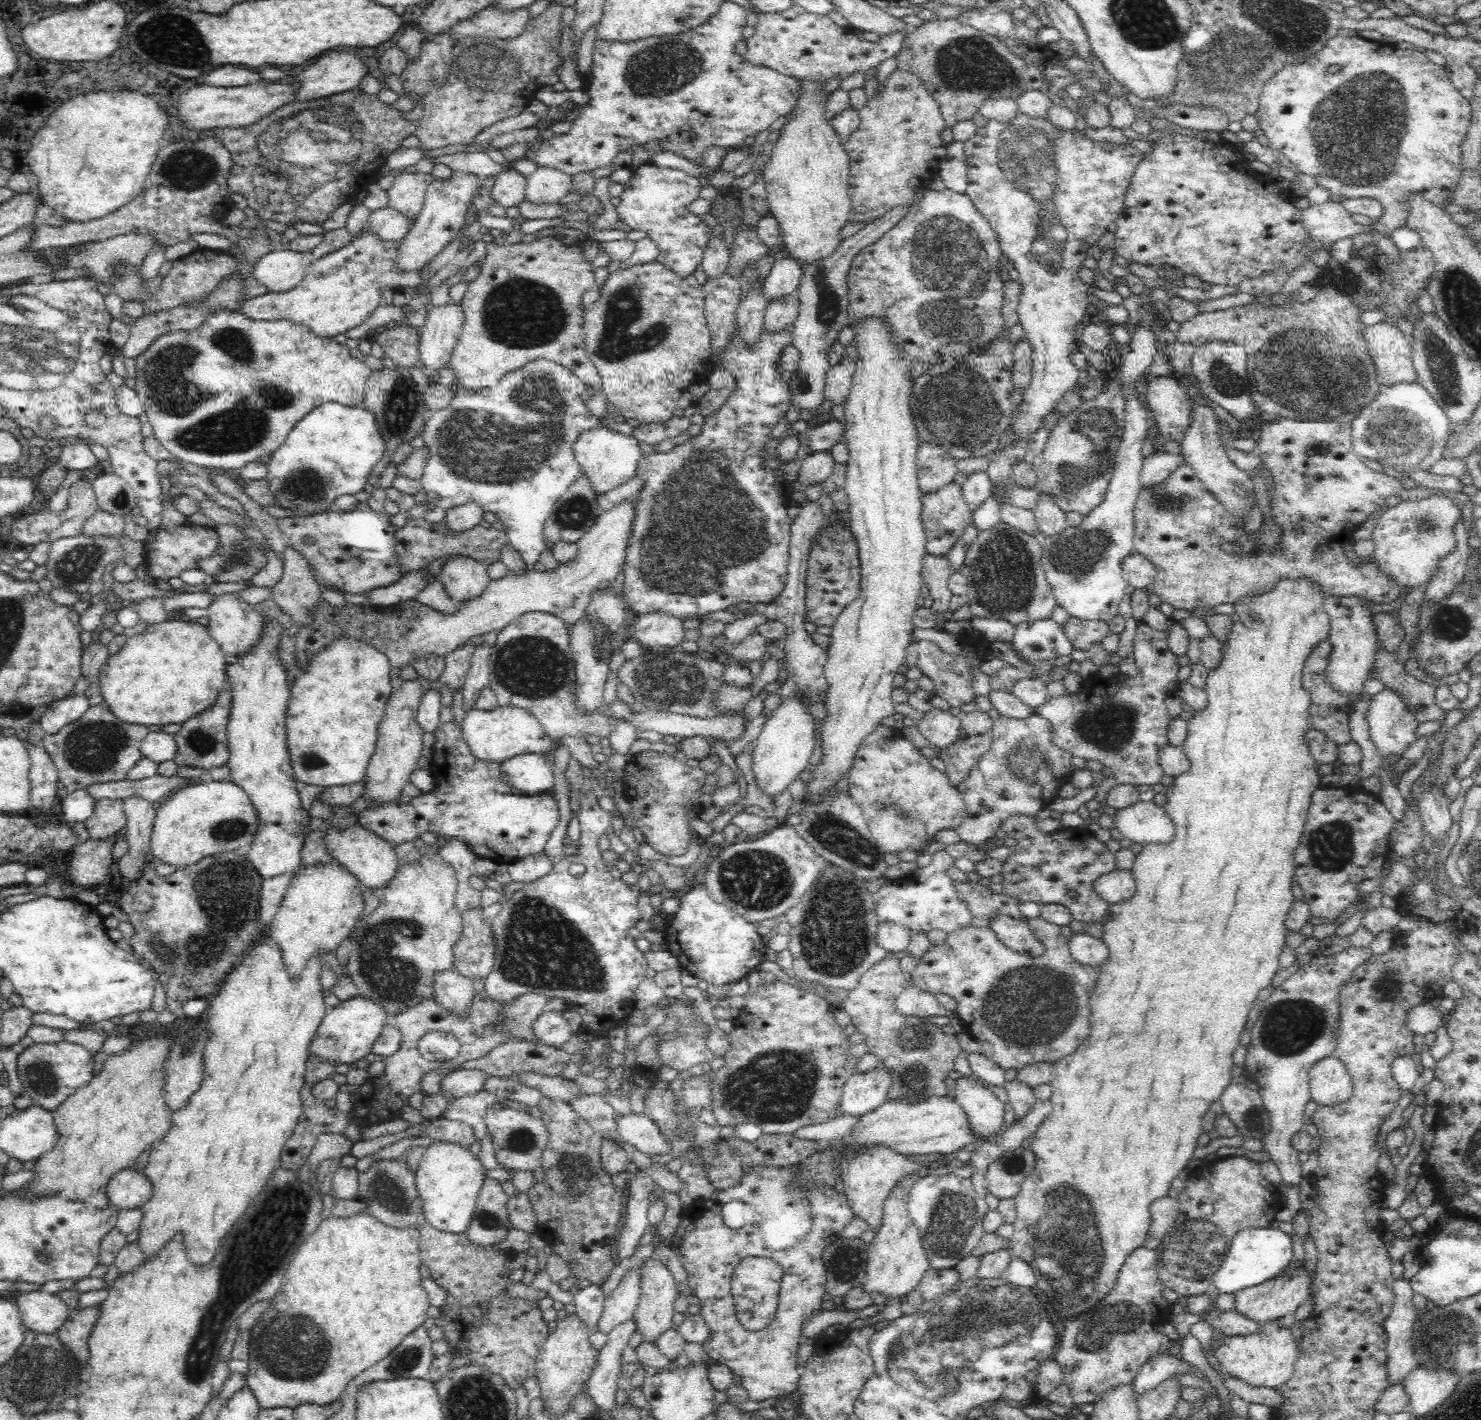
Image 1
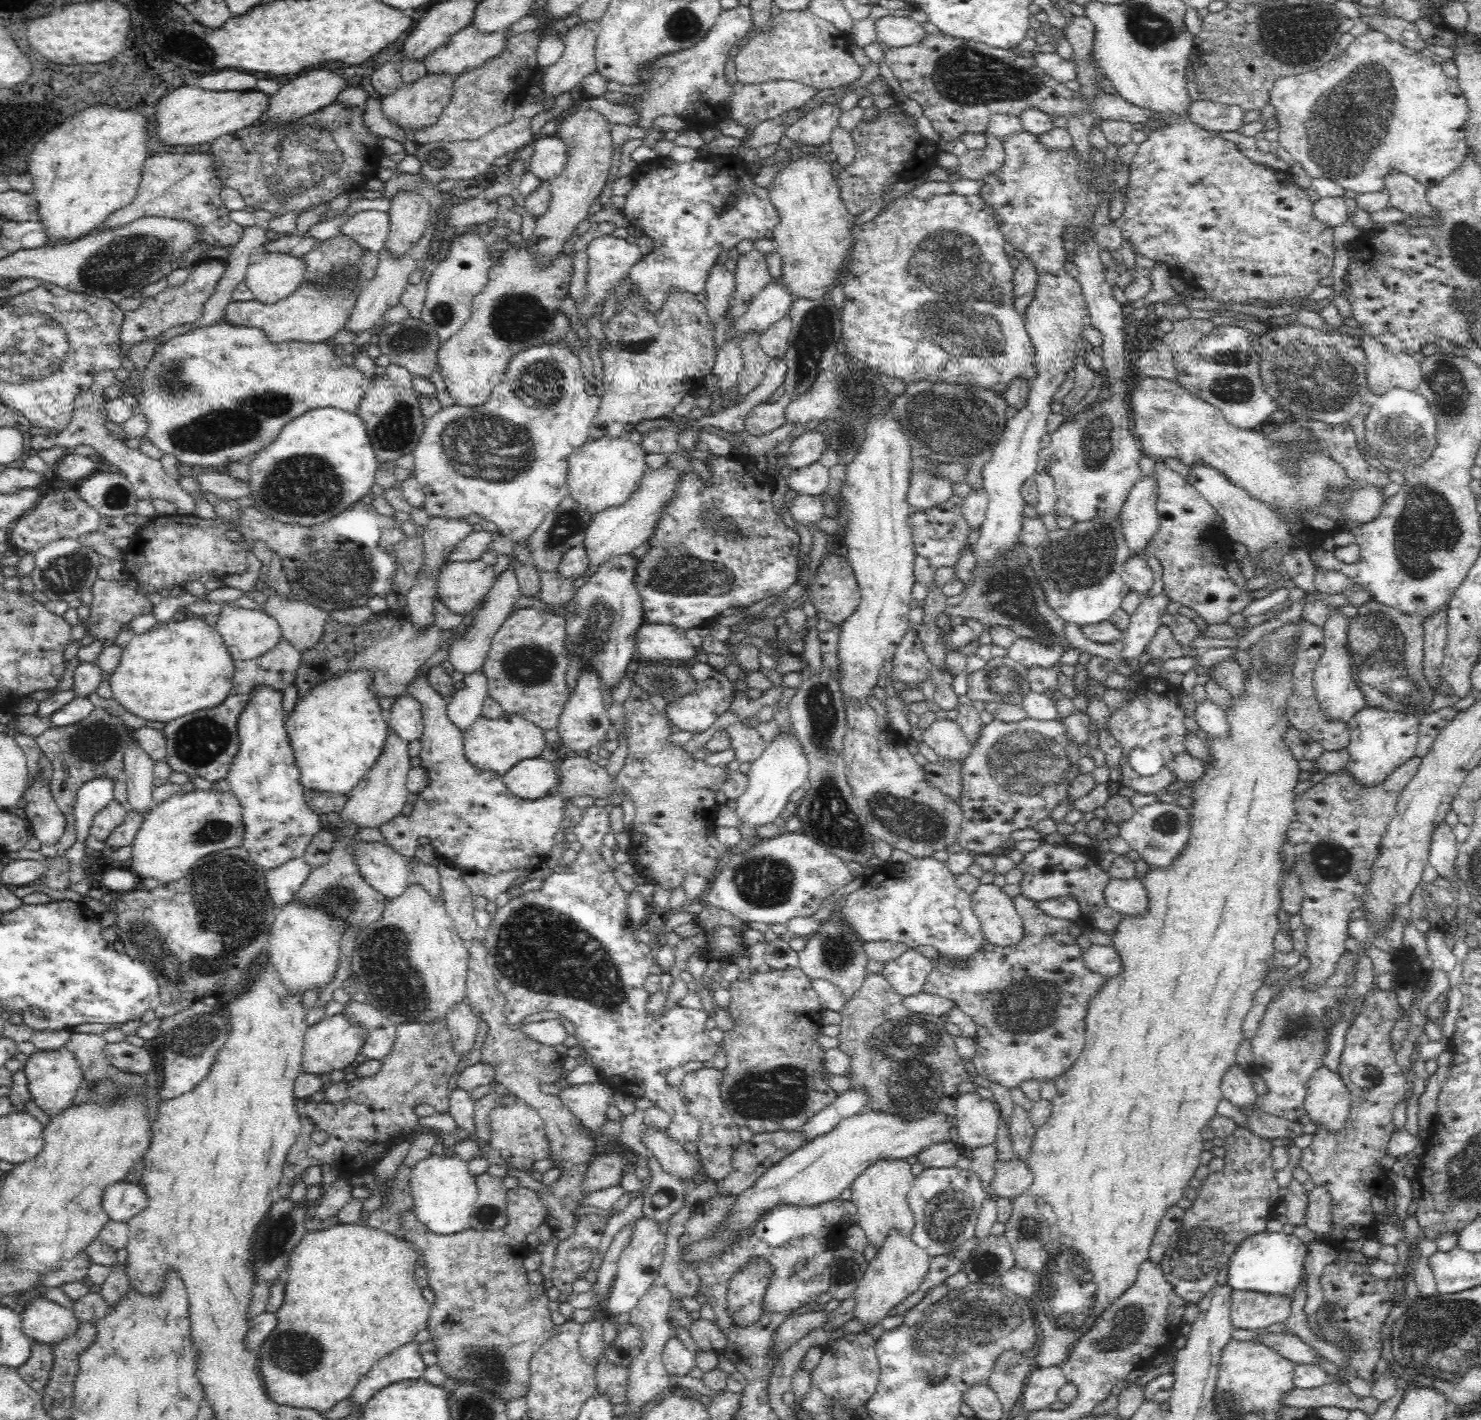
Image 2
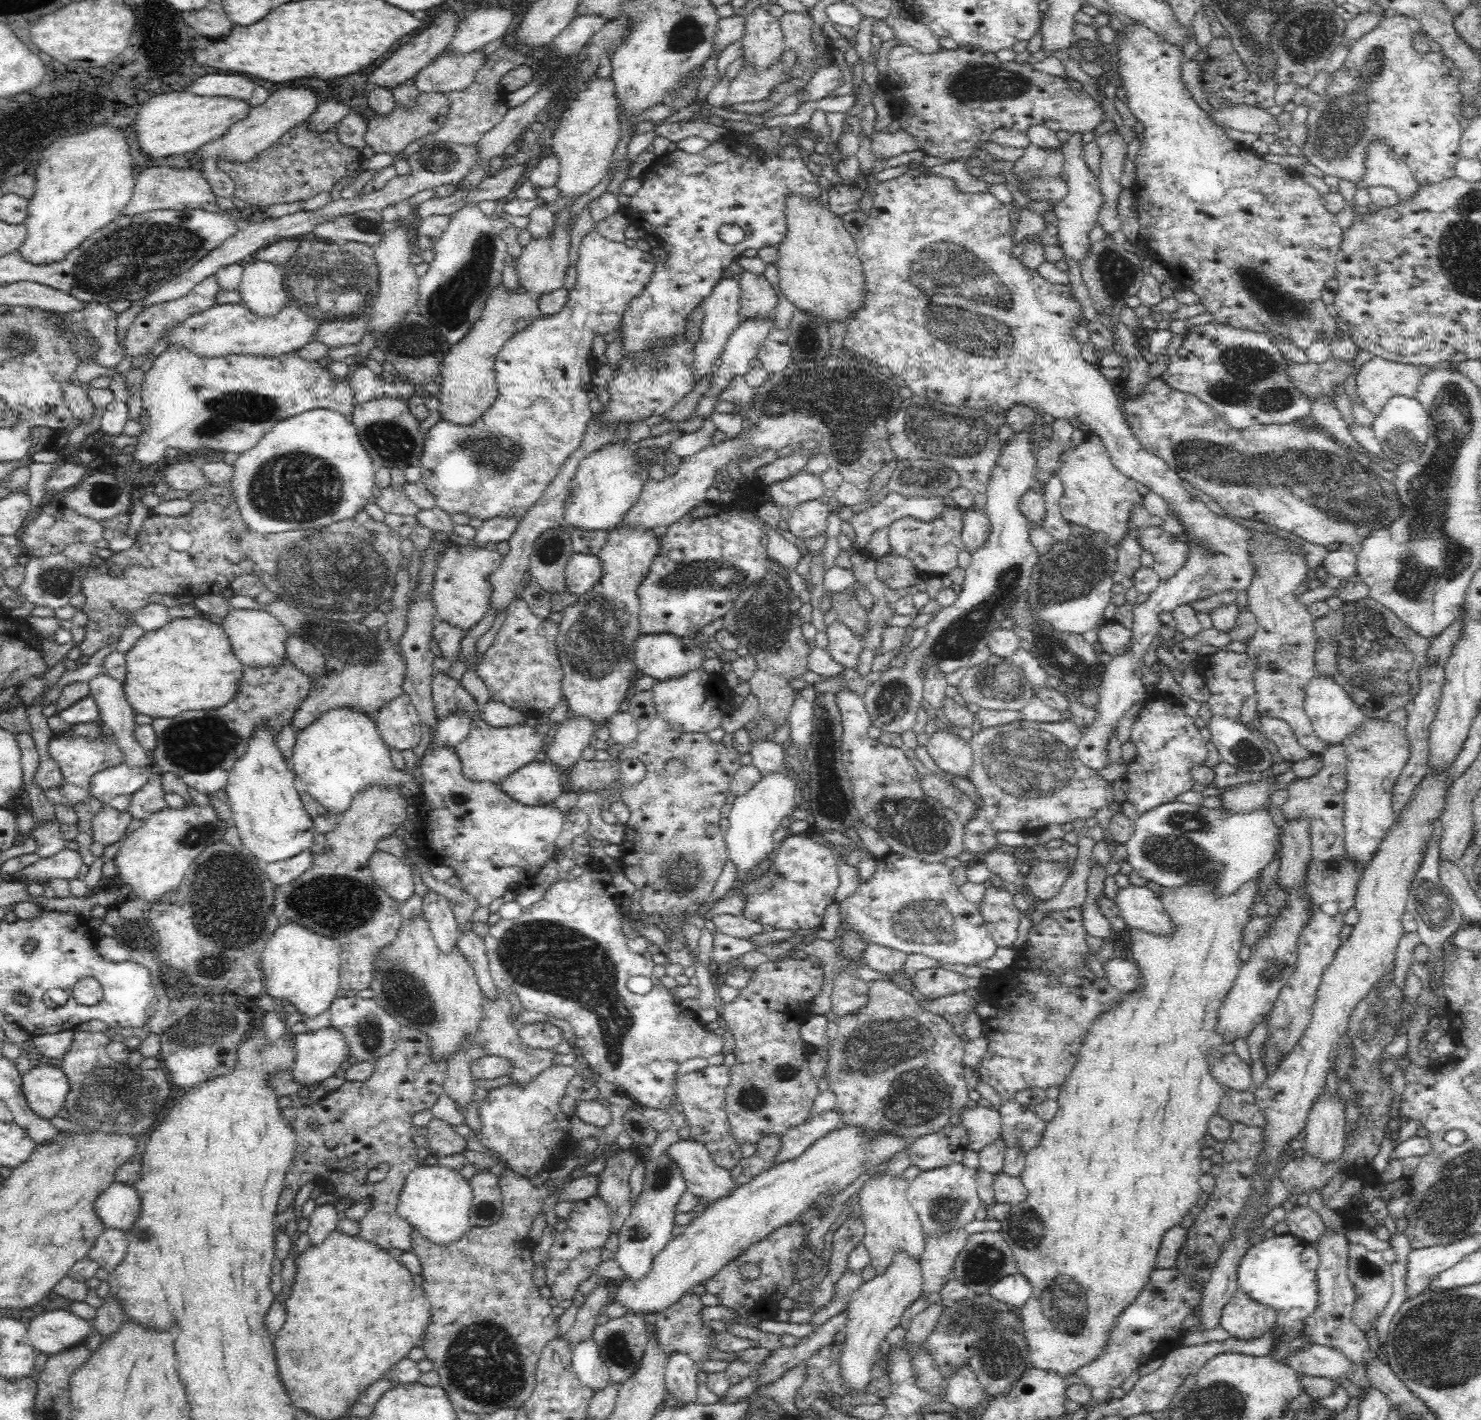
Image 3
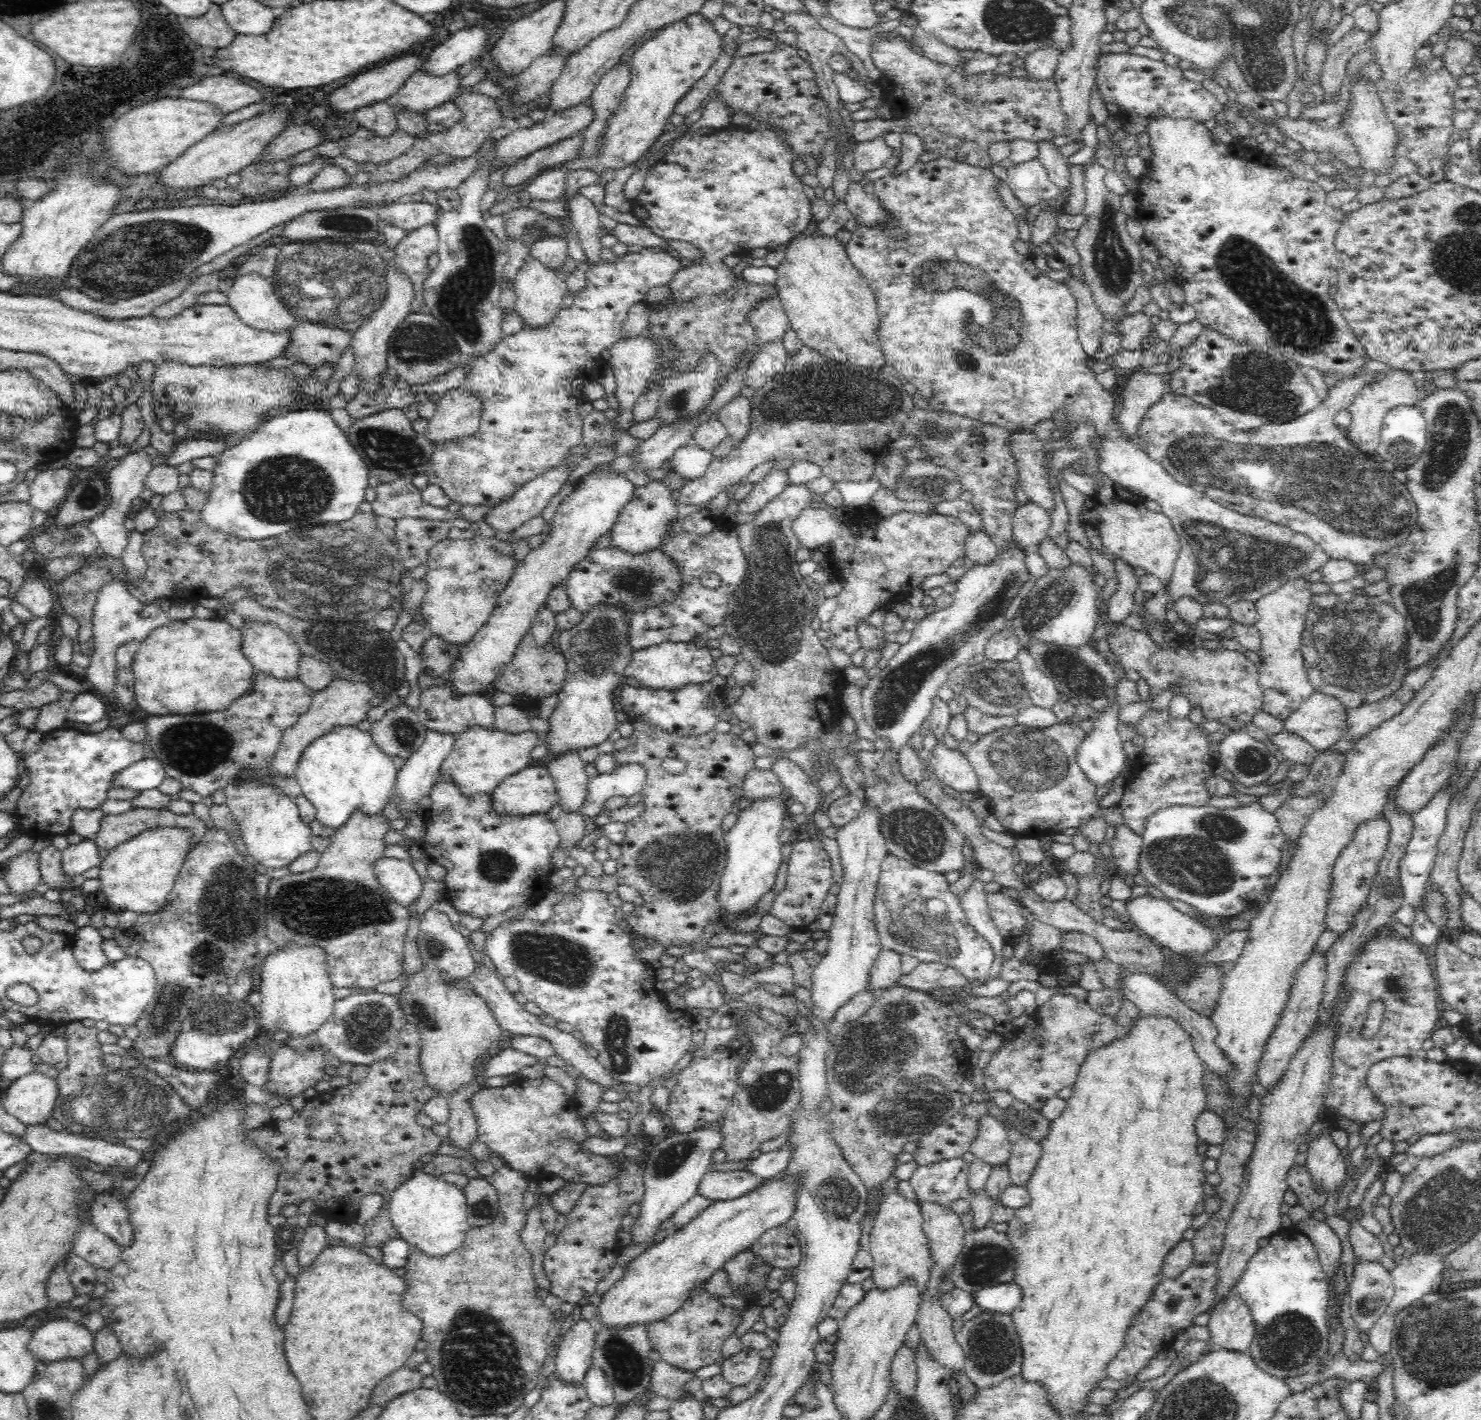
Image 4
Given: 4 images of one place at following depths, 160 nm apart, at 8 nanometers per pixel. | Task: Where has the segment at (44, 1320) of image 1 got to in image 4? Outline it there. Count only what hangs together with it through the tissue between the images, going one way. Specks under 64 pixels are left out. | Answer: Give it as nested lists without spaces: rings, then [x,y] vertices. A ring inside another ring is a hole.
[[[66,1317],[44,1321],[31,1333],[28,1343],[34,1358],[54,1363],[62,1359],[83,1359],[94,1351],[94,1335],[80,1322]]]

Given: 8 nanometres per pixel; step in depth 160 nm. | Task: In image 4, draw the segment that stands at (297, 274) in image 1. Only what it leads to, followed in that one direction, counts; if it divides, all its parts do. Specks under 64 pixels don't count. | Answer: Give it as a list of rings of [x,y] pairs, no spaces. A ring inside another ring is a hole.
[[[250,272],[235,278],[231,289],[227,292],[227,301],[227,305],[243,324],[258,330],[282,332],[298,324],[298,321],[286,311],[285,305],[275,293],[272,279],[264,274]]]

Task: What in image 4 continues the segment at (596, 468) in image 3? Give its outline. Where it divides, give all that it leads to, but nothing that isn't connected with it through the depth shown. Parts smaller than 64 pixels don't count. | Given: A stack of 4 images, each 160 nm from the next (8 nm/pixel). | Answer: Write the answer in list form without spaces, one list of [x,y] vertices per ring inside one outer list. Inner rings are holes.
[[[600,468],[585,474],[575,483],[572,492],[557,506],[550,538],[542,540],[541,545],[517,566],[499,594],[497,607],[487,623],[471,638],[468,646],[459,650],[459,659],[454,662],[450,680],[452,695],[482,694],[482,690],[490,689],[490,684],[513,660],[514,650],[529,631],[537,611],[545,606],[554,584],[565,583],[570,571],[590,552],[597,538],[609,532],[619,512],[634,496],[635,488],[623,473],[620,475]]]

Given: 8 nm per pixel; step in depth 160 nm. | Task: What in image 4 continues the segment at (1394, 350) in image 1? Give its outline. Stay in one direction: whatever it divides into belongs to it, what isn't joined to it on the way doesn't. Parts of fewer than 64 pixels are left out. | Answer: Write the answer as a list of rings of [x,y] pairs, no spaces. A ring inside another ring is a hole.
[[[1389,368],[1377,372],[1374,382],[1361,388],[1348,408],[1352,414],[1351,425],[1343,431],[1352,445],[1366,454],[1377,450],[1381,439],[1381,424],[1386,412],[1398,404],[1418,405],[1416,378],[1418,376],[1412,372]]]

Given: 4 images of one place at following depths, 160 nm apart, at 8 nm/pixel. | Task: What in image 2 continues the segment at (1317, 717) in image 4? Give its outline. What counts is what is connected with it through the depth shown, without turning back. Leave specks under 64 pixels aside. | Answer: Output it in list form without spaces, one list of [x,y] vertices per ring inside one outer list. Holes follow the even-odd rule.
[[[1326,604],[1328,618],[1323,626],[1325,648],[1314,672],[1313,684],[1315,699],[1319,702],[1320,711],[1331,722],[1347,724],[1353,717],[1366,708],[1366,697],[1354,683],[1354,665],[1351,664],[1350,653],[1346,650],[1346,631],[1349,627],[1349,617],[1338,606]]]

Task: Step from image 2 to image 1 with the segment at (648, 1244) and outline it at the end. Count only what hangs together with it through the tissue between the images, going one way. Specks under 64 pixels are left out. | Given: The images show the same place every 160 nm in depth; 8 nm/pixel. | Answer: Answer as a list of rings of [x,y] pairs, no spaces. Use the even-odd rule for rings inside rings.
[[[641,1268],[628,1270],[618,1288],[605,1298],[596,1331],[607,1335],[615,1326],[632,1318],[640,1298],[640,1284]]]

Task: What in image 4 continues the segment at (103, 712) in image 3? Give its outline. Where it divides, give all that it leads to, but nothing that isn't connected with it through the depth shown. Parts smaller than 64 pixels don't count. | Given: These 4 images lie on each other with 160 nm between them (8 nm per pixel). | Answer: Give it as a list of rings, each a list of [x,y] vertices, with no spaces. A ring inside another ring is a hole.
[[[112,582],[111,584],[99,590],[96,604],[94,605],[92,624],[93,624],[93,637],[96,643],[96,649],[92,654],[91,664],[86,670],[86,682],[92,685],[92,693],[98,692],[99,697],[108,700],[109,707],[112,710],[117,710],[122,705],[118,695],[116,695],[116,682],[117,682],[117,663],[115,662],[116,650],[128,640],[137,640],[141,643],[150,632],[160,626],[164,626],[170,618],[167,612],[160,609],[154,603],[144,604],[134,599],[128,589],[120,582]]]

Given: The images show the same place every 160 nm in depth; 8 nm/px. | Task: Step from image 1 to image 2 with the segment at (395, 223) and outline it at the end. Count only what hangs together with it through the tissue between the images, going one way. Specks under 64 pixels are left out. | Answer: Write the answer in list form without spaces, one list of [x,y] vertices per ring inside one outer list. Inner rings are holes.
[[[368,210],[352,216],[342,225],[340,232],[350,237],[360,247],[380,253],[386,248],[390,228],[390,216],[386,212]]]

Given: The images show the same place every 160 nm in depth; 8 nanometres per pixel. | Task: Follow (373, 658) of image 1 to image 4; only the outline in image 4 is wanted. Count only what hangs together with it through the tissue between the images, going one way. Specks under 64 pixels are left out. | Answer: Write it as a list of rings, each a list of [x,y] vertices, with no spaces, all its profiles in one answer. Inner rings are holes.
[[[342,726],[318,736],[302,751],[294,781],[300,785],[302,795],[315,806],[316,820],[335,830],[354,811],[364,815],[381,812],[393,795],[397,772],[392,758],[382,752],[370,733],[357,726]]]

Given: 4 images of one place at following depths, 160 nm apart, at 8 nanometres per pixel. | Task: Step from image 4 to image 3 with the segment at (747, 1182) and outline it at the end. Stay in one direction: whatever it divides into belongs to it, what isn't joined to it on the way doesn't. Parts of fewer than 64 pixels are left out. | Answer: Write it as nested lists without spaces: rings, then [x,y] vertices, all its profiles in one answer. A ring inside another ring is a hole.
[[[691,1139],[682,1140],[665,1152],[684,1174],[687,1190],[696,1197],[716,1201],[734,1190],[729,1170],[719,1168],[702,1144]]]

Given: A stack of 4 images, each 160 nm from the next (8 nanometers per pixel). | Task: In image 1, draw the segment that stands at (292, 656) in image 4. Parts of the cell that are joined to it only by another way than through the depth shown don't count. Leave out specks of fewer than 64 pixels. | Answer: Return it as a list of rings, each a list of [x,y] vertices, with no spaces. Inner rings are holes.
[[[222,593],[212,596],[212,602],[208,604],[206,609],[208,609],[208,616],[206,617],[209,620],[207,626],[209,635],[218,644],[222,656],[240,657],[253,650],[254,644],[260,639],[265,620],[254,610],[252,604],[239,598],[239,593]]]

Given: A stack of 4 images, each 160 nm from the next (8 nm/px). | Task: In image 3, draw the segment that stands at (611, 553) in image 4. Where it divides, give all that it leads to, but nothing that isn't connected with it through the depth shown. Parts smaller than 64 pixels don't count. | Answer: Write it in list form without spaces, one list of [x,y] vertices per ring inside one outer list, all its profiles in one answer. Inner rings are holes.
[[[575,552],[566,563],[565,573],[566,590],[580,596],[601,579],[601,560],[590,553]]]

